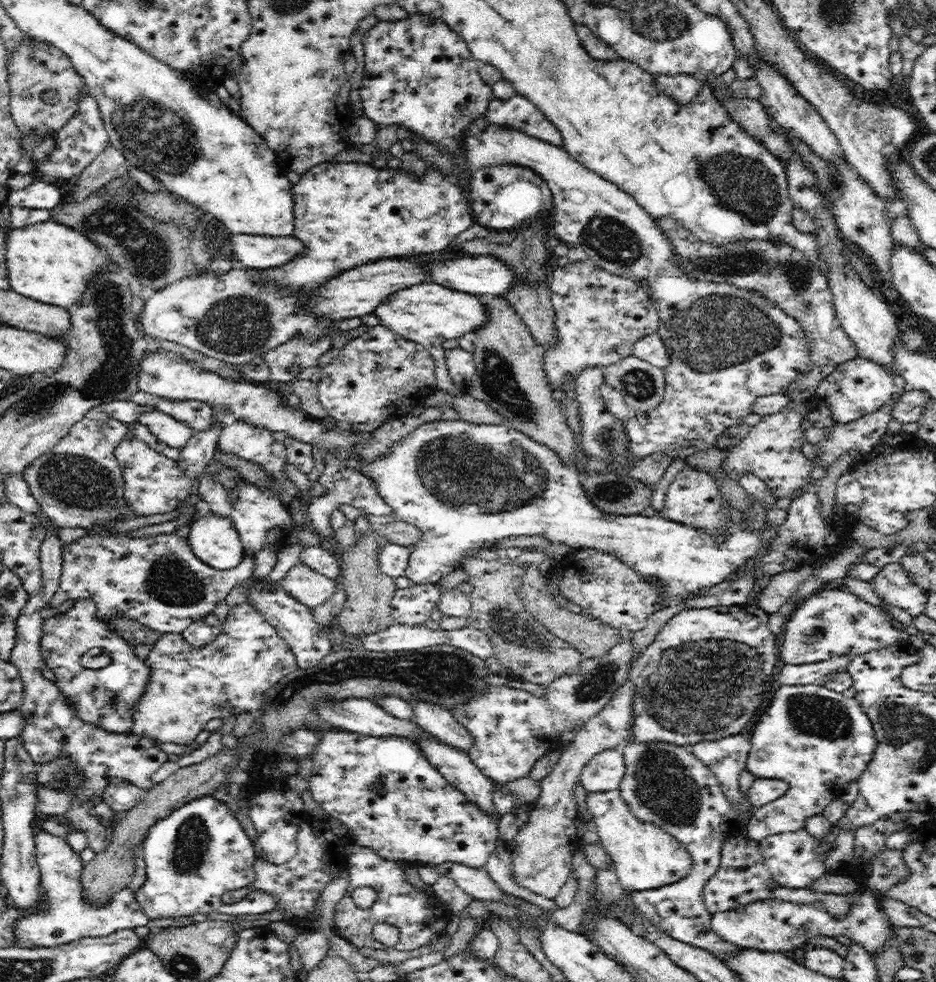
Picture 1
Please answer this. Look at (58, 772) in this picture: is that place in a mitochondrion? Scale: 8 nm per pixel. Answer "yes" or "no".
yes

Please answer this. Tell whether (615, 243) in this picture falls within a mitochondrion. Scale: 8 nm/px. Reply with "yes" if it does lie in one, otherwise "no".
yes

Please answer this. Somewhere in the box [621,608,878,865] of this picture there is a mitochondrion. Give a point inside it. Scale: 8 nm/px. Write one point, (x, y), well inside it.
(703, 688)

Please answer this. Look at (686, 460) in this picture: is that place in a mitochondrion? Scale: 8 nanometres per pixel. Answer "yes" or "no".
no

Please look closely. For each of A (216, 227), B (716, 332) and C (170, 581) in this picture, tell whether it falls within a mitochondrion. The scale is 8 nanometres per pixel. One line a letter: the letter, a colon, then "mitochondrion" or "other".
A: other
B: mitochondrion
C: mitochondrion

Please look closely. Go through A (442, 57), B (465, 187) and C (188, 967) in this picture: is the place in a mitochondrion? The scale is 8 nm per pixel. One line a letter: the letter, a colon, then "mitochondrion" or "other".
A: other
B: other
C: mitochondrion

